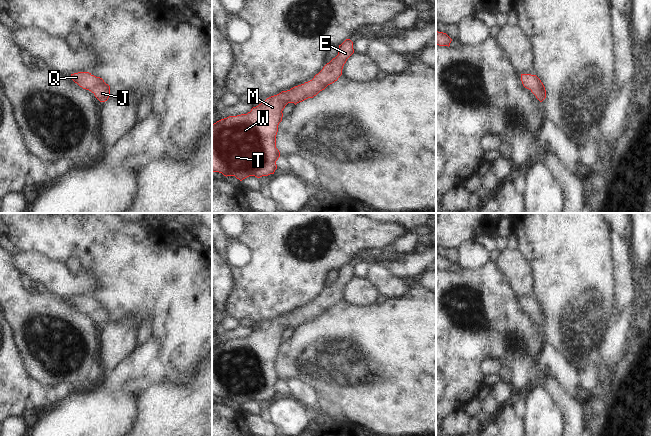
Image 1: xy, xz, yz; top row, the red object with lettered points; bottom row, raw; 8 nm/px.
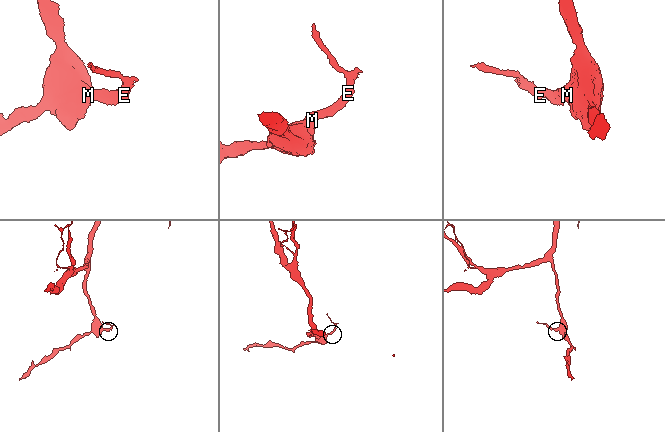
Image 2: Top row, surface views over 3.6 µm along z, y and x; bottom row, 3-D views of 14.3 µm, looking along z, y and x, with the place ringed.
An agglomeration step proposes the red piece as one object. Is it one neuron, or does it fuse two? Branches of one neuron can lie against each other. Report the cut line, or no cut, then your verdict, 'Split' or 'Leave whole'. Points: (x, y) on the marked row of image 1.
No split. Leave whole.

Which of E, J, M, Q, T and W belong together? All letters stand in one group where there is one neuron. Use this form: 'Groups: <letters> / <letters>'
Groups: E J M Q T W.

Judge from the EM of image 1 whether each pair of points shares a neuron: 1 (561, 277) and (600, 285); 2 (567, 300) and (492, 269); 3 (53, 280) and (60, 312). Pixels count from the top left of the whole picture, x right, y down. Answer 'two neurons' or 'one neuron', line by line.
1: one neuron
2: two neurons
3: two neurons

